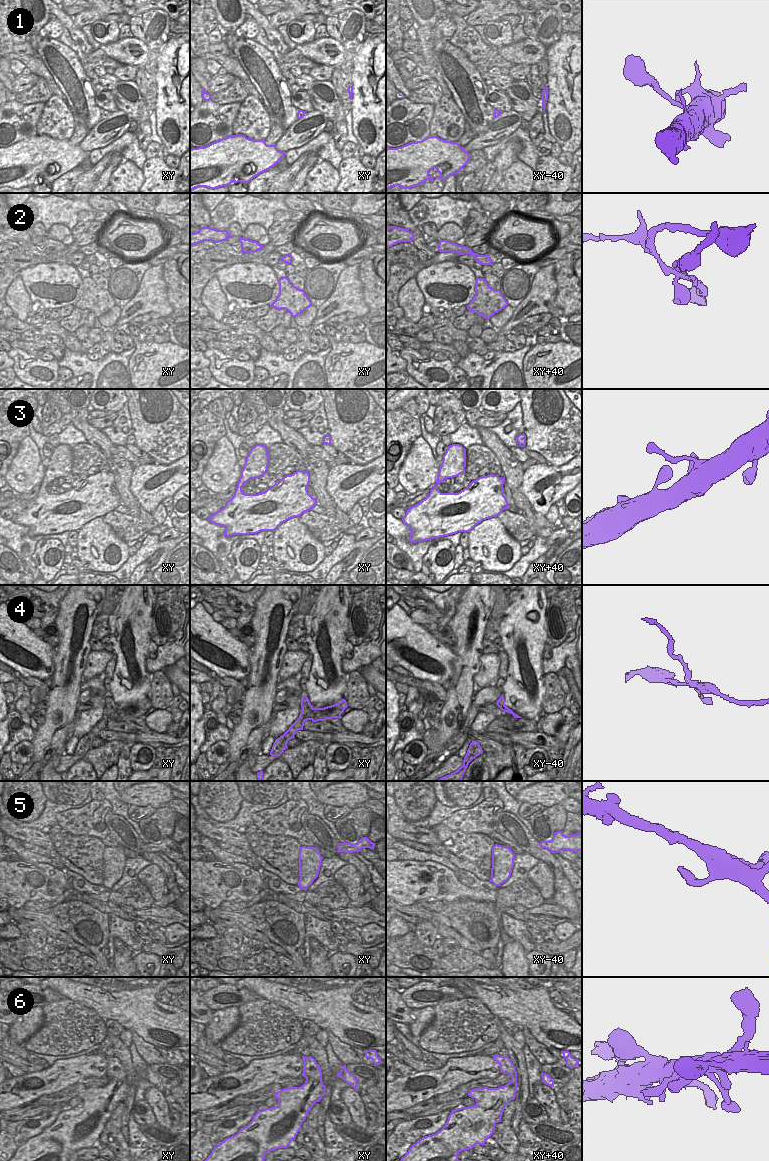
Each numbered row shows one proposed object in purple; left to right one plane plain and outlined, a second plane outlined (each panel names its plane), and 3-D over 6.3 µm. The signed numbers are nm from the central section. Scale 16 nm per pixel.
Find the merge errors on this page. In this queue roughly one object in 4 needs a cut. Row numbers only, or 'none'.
2, 4

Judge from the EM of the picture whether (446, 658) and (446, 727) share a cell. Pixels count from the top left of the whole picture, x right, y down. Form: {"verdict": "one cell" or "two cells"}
{"verdict": "two cells"}

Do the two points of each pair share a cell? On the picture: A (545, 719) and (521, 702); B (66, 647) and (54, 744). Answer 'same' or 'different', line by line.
A: different
B: same

